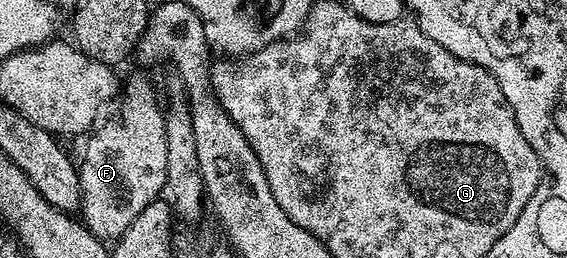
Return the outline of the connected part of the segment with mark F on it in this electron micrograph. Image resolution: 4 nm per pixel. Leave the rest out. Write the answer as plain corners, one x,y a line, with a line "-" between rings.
134,76
127,84
125,81
117,108
118,113
107,124
99,123
89,133
82,164
80,160
77,165
82,199
80,220
103,242
117,240
148,202
163,195
168,170
166,113
149,78

